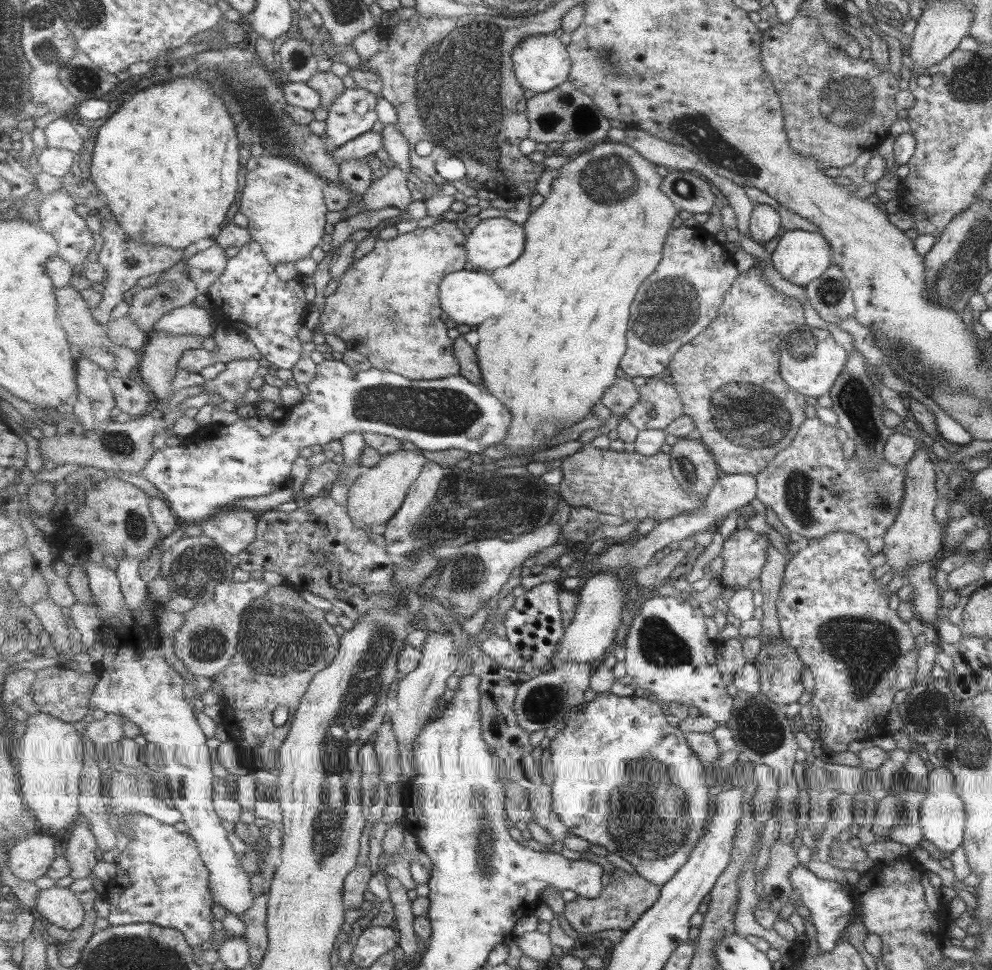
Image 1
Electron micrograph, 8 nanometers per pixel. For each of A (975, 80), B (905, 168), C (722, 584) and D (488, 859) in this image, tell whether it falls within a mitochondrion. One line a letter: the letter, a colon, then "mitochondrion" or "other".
A: mitochondrion
B: other
C: other
D: mitochondrion

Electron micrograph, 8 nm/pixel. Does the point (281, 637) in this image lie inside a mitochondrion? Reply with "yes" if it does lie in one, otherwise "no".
yes

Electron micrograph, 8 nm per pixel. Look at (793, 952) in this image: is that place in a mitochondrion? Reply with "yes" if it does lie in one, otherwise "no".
no

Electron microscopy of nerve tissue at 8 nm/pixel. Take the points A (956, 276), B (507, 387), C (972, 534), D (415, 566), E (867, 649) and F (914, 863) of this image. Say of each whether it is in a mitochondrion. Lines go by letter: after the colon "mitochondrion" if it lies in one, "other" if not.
A: mitochondrion
B: other
C: other
D: mitochondrion
E: mitochondrion
F: other

